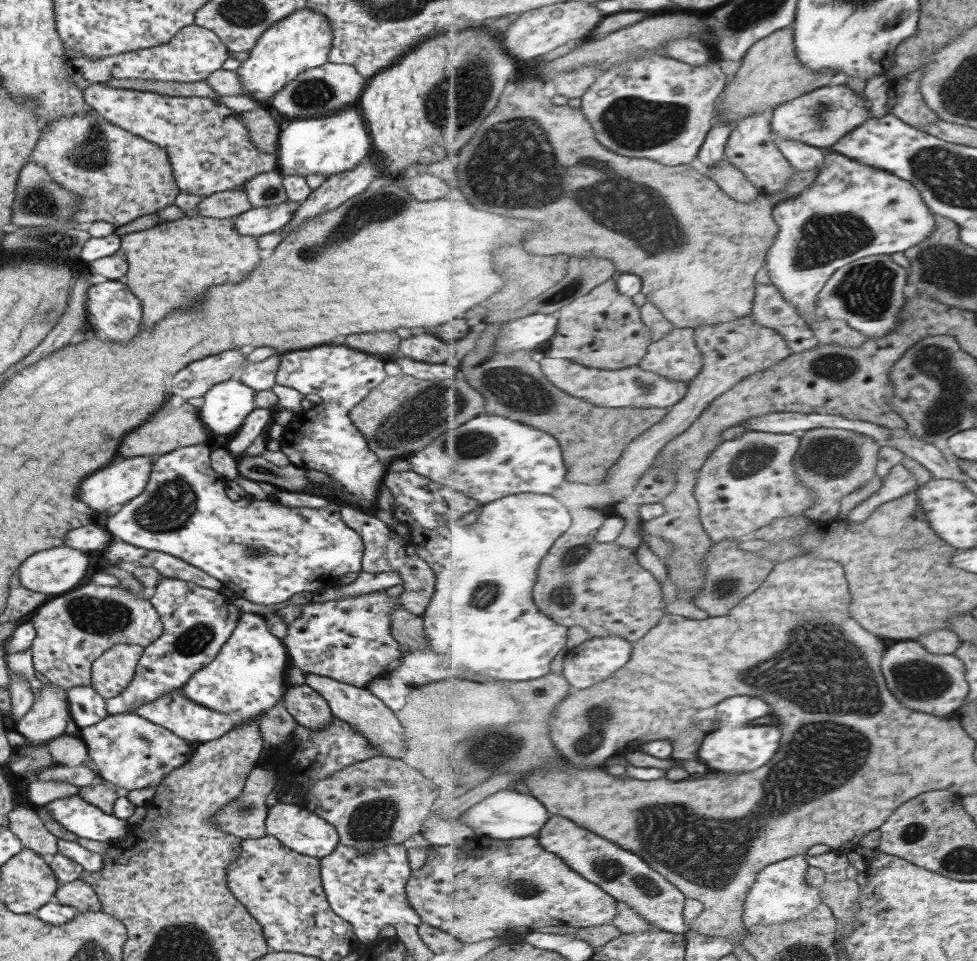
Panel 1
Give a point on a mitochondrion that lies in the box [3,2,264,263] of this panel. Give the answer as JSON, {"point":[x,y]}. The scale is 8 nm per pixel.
{"point":[92,153]}

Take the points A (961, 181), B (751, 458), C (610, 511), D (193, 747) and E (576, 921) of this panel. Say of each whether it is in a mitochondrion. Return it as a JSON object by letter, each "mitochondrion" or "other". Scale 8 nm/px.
{"A":"mitochondrion","B":"mitochondrion","C":"other","D":"other","E":"other"}

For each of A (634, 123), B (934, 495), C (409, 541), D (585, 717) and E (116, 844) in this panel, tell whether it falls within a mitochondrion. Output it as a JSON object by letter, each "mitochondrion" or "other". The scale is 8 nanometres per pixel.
{"A":"mitochondrion","B":"other","C":"other","D":"mitochondrion","E":"other"}

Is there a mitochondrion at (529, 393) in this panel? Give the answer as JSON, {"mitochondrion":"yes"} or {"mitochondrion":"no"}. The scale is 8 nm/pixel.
{"mitochondrion":"yes"}

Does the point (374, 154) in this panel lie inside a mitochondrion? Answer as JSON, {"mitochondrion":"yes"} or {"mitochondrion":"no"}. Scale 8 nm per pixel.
{"mitochondrion":"no"}

